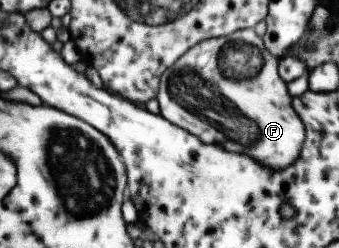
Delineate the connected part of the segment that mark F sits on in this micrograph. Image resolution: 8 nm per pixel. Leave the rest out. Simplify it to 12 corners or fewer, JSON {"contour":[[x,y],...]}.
{"contour":[[253,28],[162,73],[158,115],[271,172],[305,138]]}

